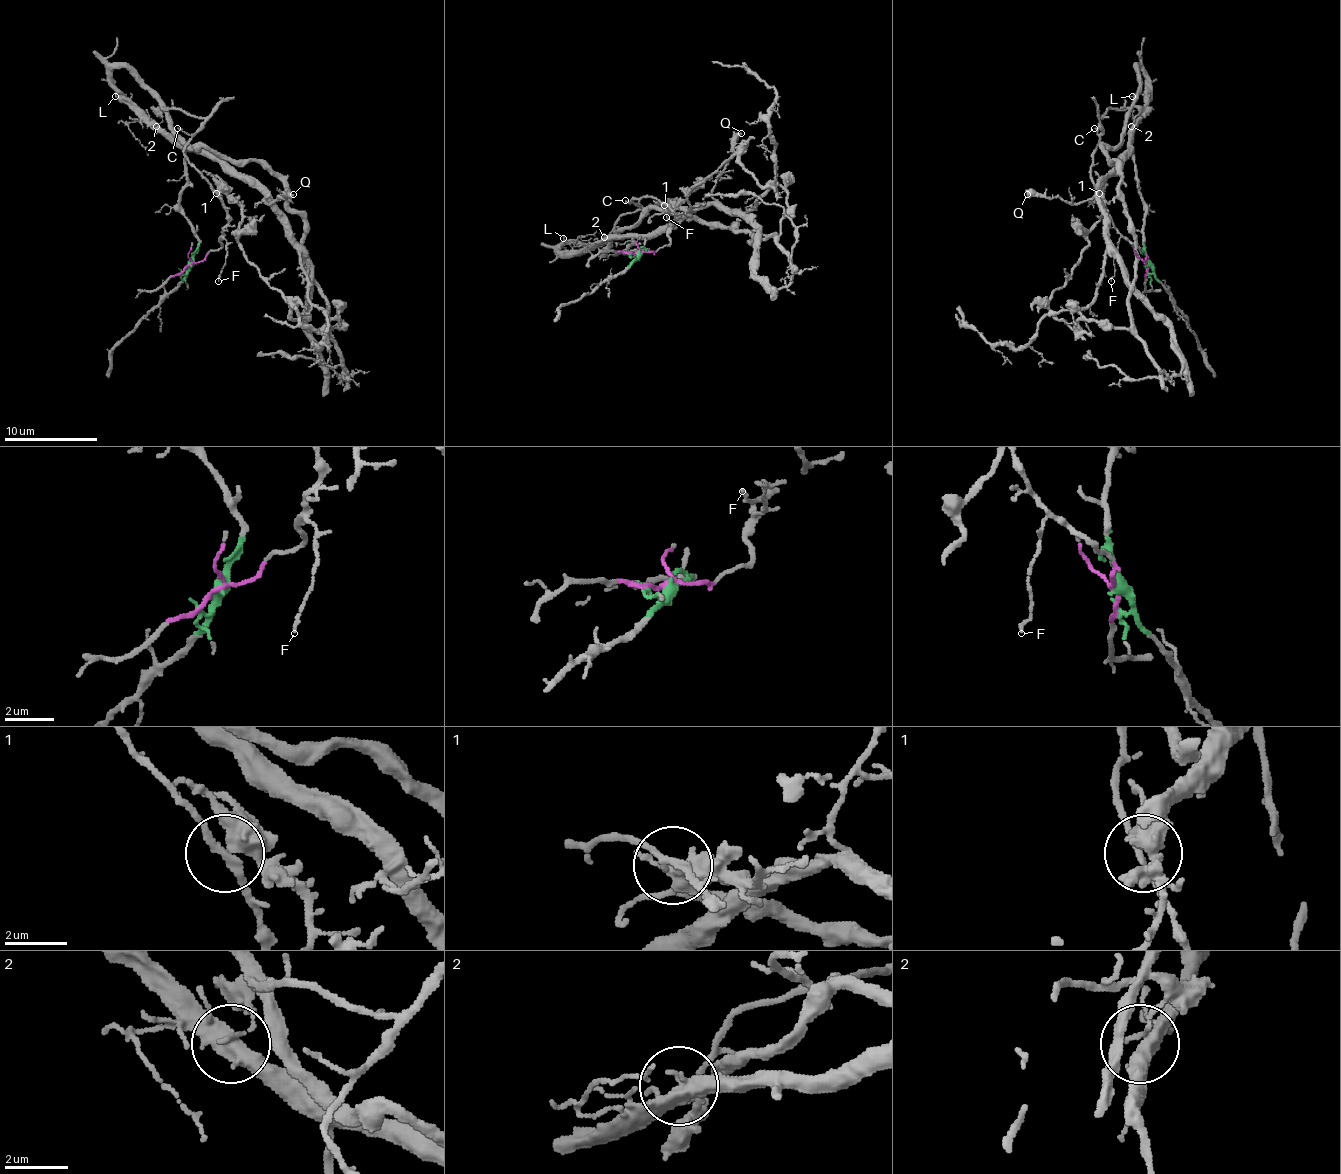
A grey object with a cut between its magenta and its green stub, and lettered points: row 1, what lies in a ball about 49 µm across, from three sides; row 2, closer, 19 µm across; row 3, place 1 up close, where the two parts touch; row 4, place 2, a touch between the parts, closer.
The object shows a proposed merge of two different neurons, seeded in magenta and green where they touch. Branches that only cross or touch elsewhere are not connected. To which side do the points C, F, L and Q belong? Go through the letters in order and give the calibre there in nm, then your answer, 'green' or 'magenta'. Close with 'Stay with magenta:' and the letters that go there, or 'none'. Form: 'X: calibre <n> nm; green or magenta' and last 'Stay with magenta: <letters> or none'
C: calibre 130 nm; magenta
F: calibre 130 nm; magenta
L: calibre 120 nm; green
Q: calibre 420 nm; green
Stay with magenta: C, F

